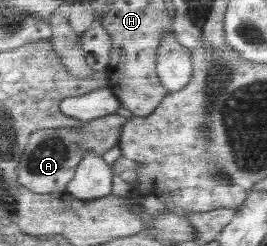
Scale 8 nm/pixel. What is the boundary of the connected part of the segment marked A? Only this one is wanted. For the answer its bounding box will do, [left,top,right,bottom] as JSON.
[19,113,126,195]

